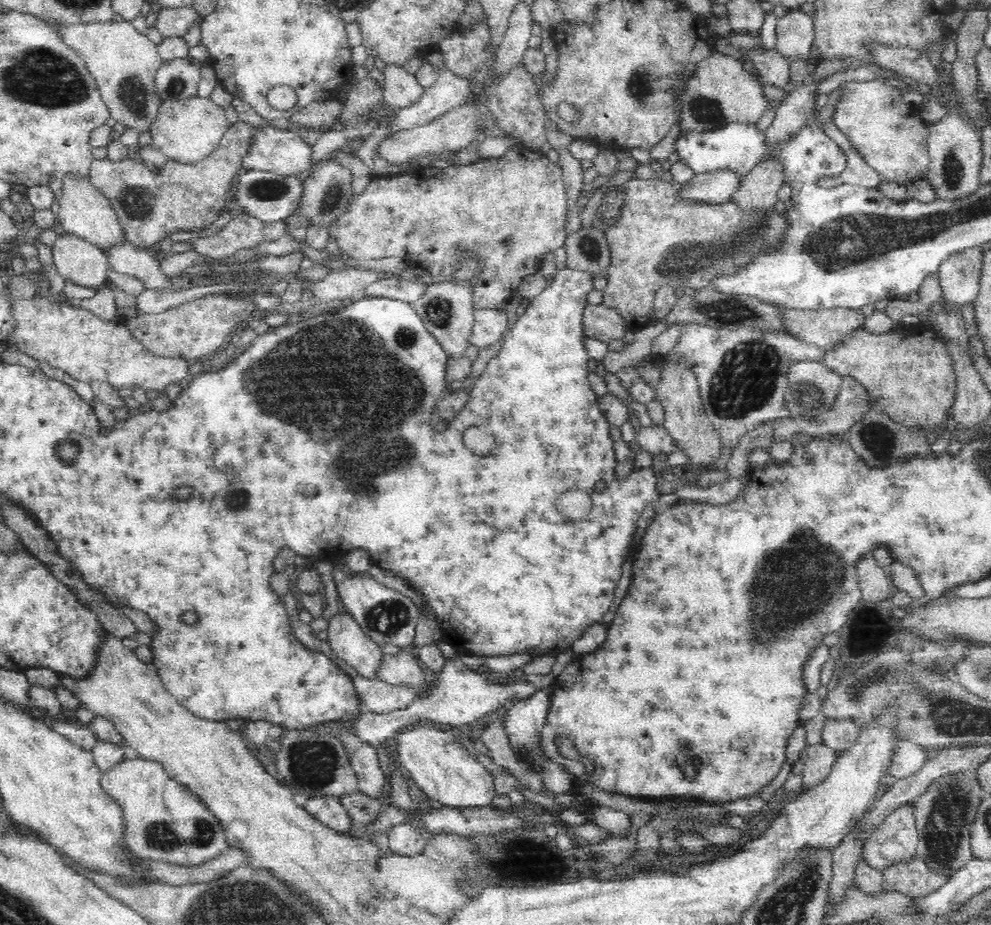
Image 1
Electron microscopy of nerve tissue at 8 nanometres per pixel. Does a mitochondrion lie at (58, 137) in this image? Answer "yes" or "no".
no

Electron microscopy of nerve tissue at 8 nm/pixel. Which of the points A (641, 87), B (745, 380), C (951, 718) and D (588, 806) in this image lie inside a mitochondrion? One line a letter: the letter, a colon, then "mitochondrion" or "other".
A: mitochondrion
B: mitochondrion
C: mitochondrion
D: other

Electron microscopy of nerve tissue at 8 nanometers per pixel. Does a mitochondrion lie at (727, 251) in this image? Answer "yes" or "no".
yes

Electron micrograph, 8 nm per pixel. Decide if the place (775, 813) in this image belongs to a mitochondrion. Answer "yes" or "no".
no

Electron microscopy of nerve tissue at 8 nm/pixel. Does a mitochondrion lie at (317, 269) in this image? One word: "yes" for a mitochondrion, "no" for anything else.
no

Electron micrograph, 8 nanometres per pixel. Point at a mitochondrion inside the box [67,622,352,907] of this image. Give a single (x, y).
(313, 763)

